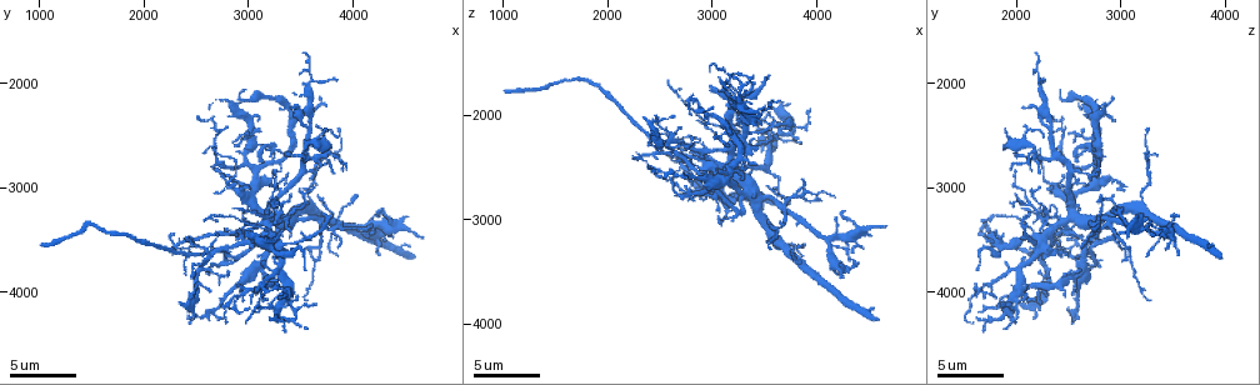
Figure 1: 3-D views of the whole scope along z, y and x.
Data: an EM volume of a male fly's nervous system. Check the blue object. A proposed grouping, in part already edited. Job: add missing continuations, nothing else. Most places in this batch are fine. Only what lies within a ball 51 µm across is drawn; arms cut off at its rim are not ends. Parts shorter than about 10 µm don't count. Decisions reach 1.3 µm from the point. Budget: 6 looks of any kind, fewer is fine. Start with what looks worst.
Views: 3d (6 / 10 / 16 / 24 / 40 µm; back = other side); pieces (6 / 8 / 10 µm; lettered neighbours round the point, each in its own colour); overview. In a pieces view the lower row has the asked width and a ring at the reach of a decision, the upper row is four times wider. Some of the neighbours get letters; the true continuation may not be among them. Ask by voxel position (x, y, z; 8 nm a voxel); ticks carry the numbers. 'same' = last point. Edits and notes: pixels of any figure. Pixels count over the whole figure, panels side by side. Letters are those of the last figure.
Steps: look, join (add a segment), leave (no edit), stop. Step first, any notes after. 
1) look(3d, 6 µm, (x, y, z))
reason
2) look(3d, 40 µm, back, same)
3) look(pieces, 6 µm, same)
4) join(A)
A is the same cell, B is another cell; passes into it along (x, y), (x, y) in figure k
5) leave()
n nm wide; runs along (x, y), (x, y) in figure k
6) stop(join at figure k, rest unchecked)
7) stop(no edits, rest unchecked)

look(pieces, 8 µm, (3000, 3460, 1760))
branch stops here

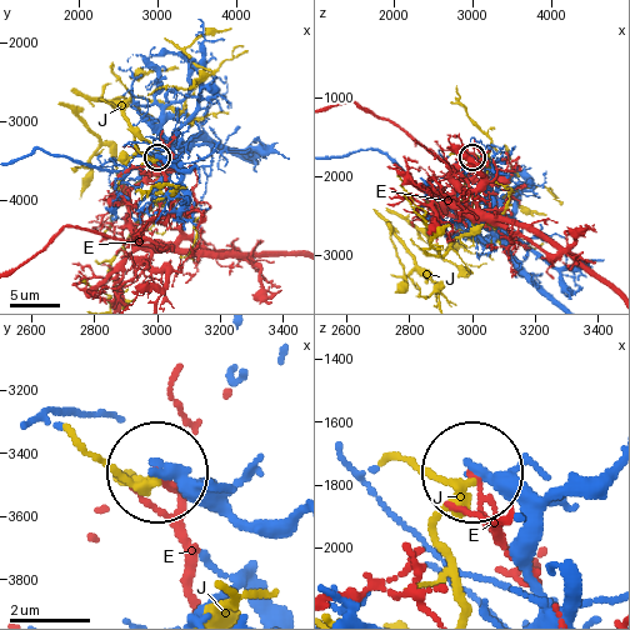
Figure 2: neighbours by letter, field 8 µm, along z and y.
leave()
240 nm wide; E and J are other cells; none of them fits

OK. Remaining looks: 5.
look(pieces, 6 µm, (3720, 3260, 2120))
thin end

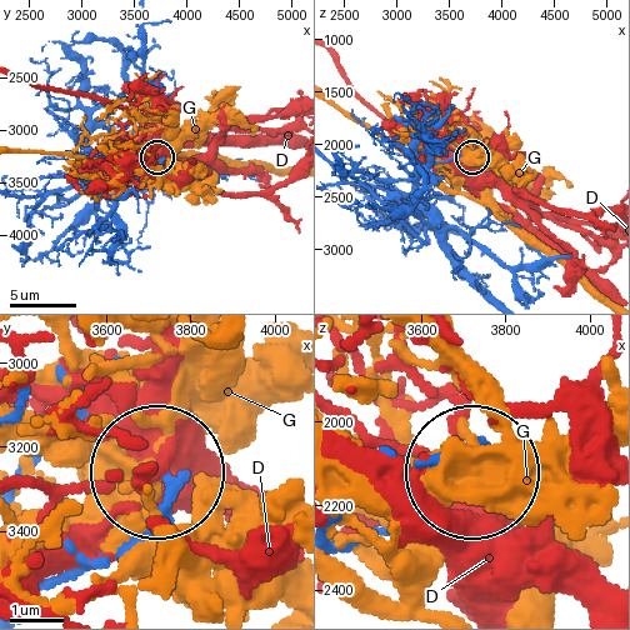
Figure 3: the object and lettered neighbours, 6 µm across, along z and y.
leave()
D and G are other cells; none of them fits

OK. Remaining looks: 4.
look(pieces, 6 µm, (2600, 3800, 2640))
tapers out

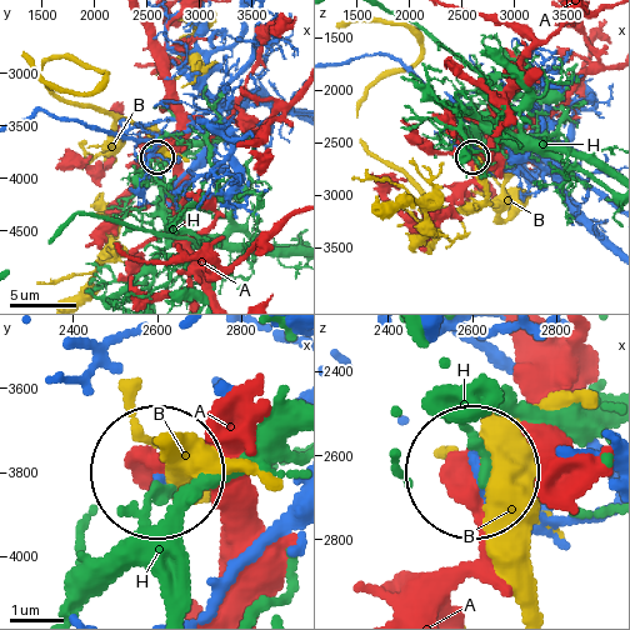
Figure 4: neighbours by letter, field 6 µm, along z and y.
leave()
130 nm wide; A, B and H are other cells; no lettered segment goes on from it

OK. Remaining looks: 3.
stop(no edits, rest unchecked)

